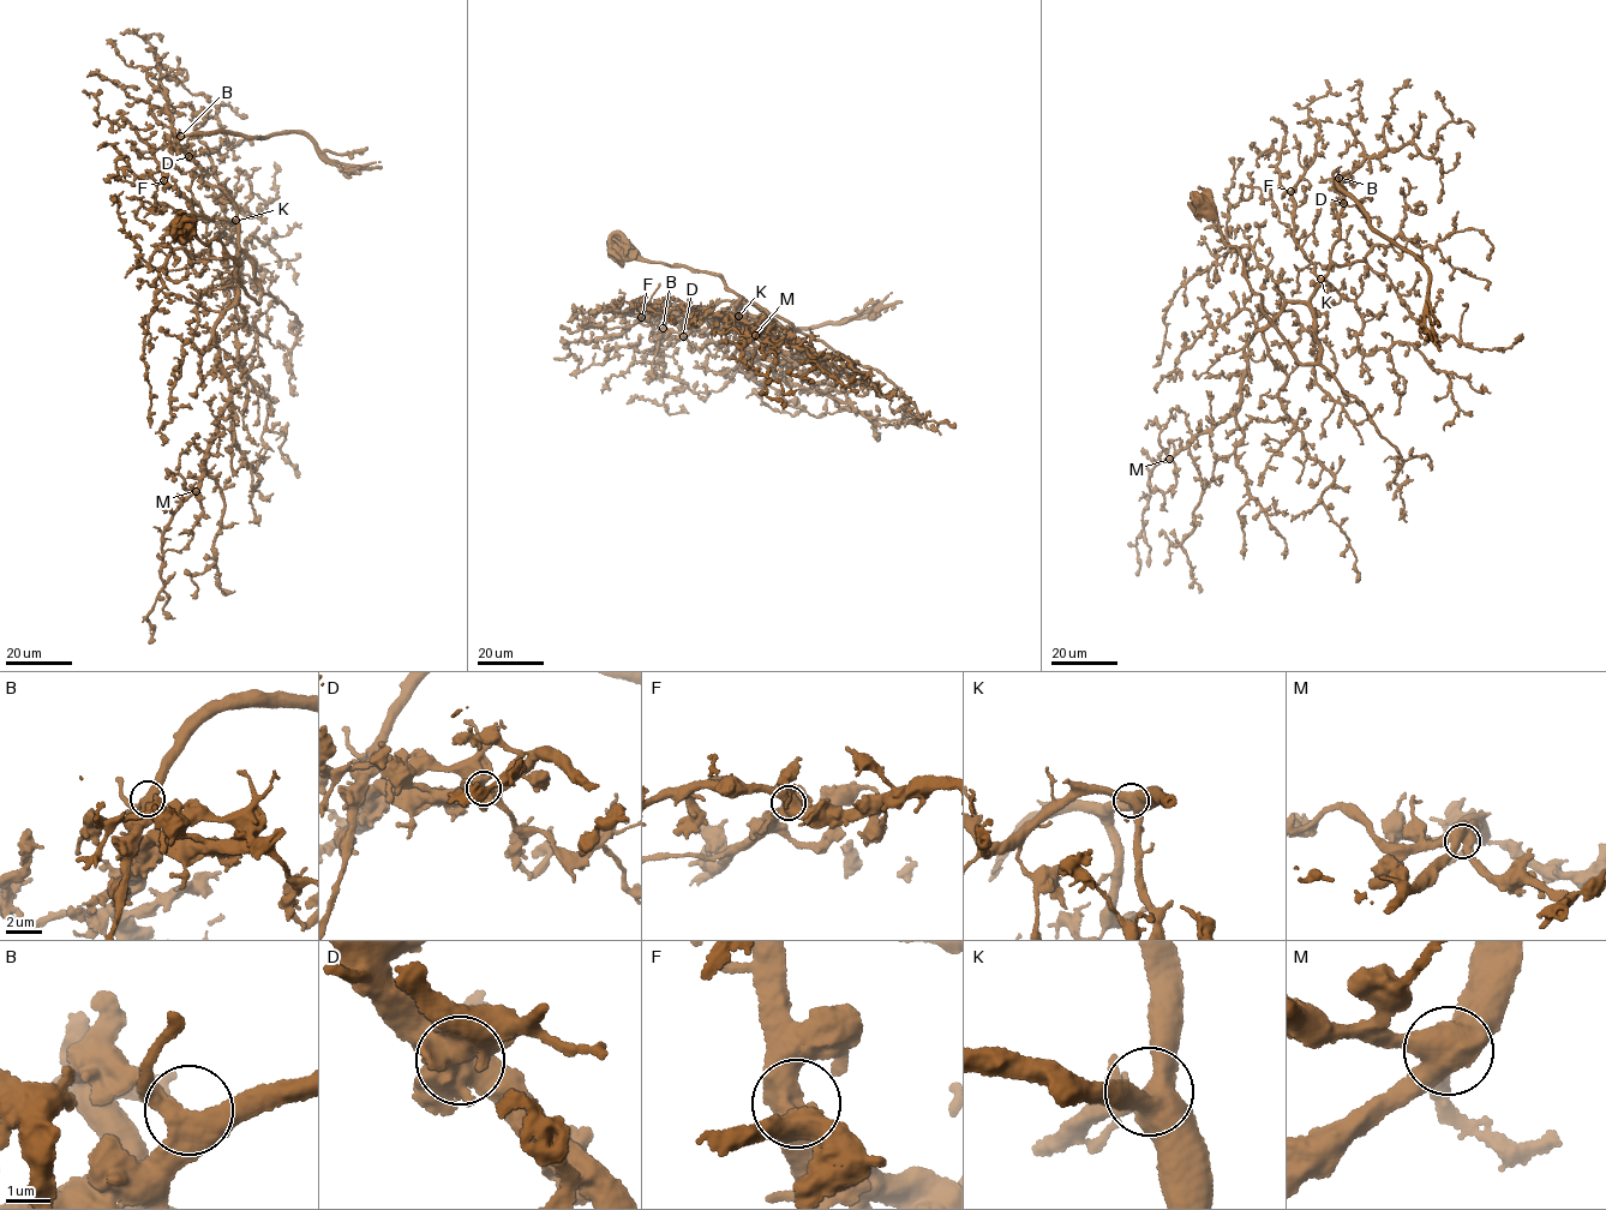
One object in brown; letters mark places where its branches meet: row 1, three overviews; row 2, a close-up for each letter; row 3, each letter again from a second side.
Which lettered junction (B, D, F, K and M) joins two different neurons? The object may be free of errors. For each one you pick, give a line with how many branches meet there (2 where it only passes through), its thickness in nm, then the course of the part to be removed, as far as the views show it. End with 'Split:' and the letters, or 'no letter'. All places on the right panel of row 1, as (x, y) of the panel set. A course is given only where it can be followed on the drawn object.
D: Branches: 6. Thickness 650 nm. Course of the part to remove: (1343, 203), (1337, 180), (1376, 229), (1426, 267), (1431, 276), (1427, 313), (1442, 351)
Split: D

